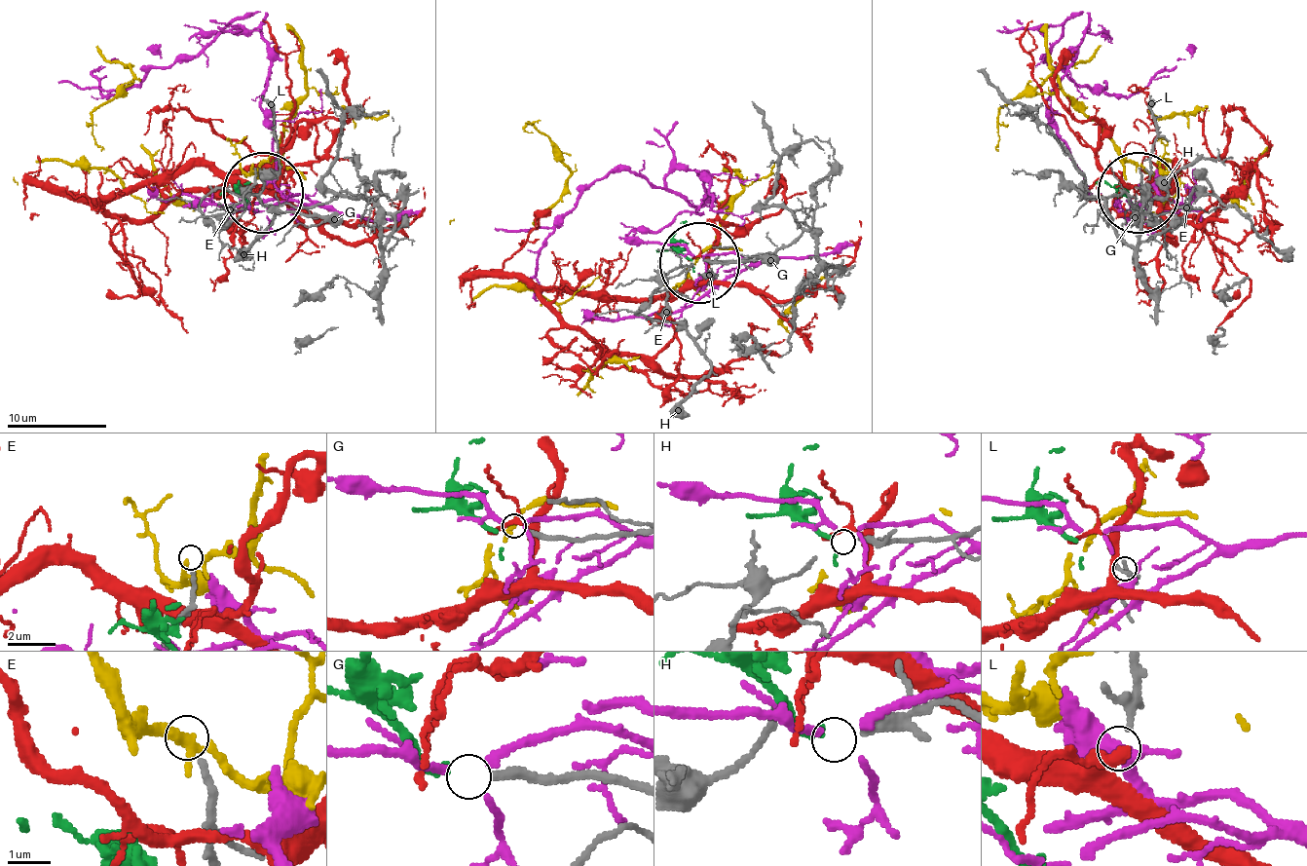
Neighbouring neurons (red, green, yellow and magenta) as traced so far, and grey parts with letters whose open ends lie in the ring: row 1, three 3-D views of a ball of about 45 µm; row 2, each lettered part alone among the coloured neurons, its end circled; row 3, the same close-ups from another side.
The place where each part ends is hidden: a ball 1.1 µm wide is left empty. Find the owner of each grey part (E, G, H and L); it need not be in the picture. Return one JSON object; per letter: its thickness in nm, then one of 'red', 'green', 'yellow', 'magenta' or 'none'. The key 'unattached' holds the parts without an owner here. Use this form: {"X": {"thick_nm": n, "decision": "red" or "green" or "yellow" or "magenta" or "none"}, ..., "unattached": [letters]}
{"E": {"thick_nm": 150, "decision": "none"}, "G": {"thick_nm": 220, "decision": "none"}, "H": {"thick_nm": 280, "decision": "green"}, "L": {"thick_nm": 140, "decision": "red"}, "unattached": ["E", "G"]}

